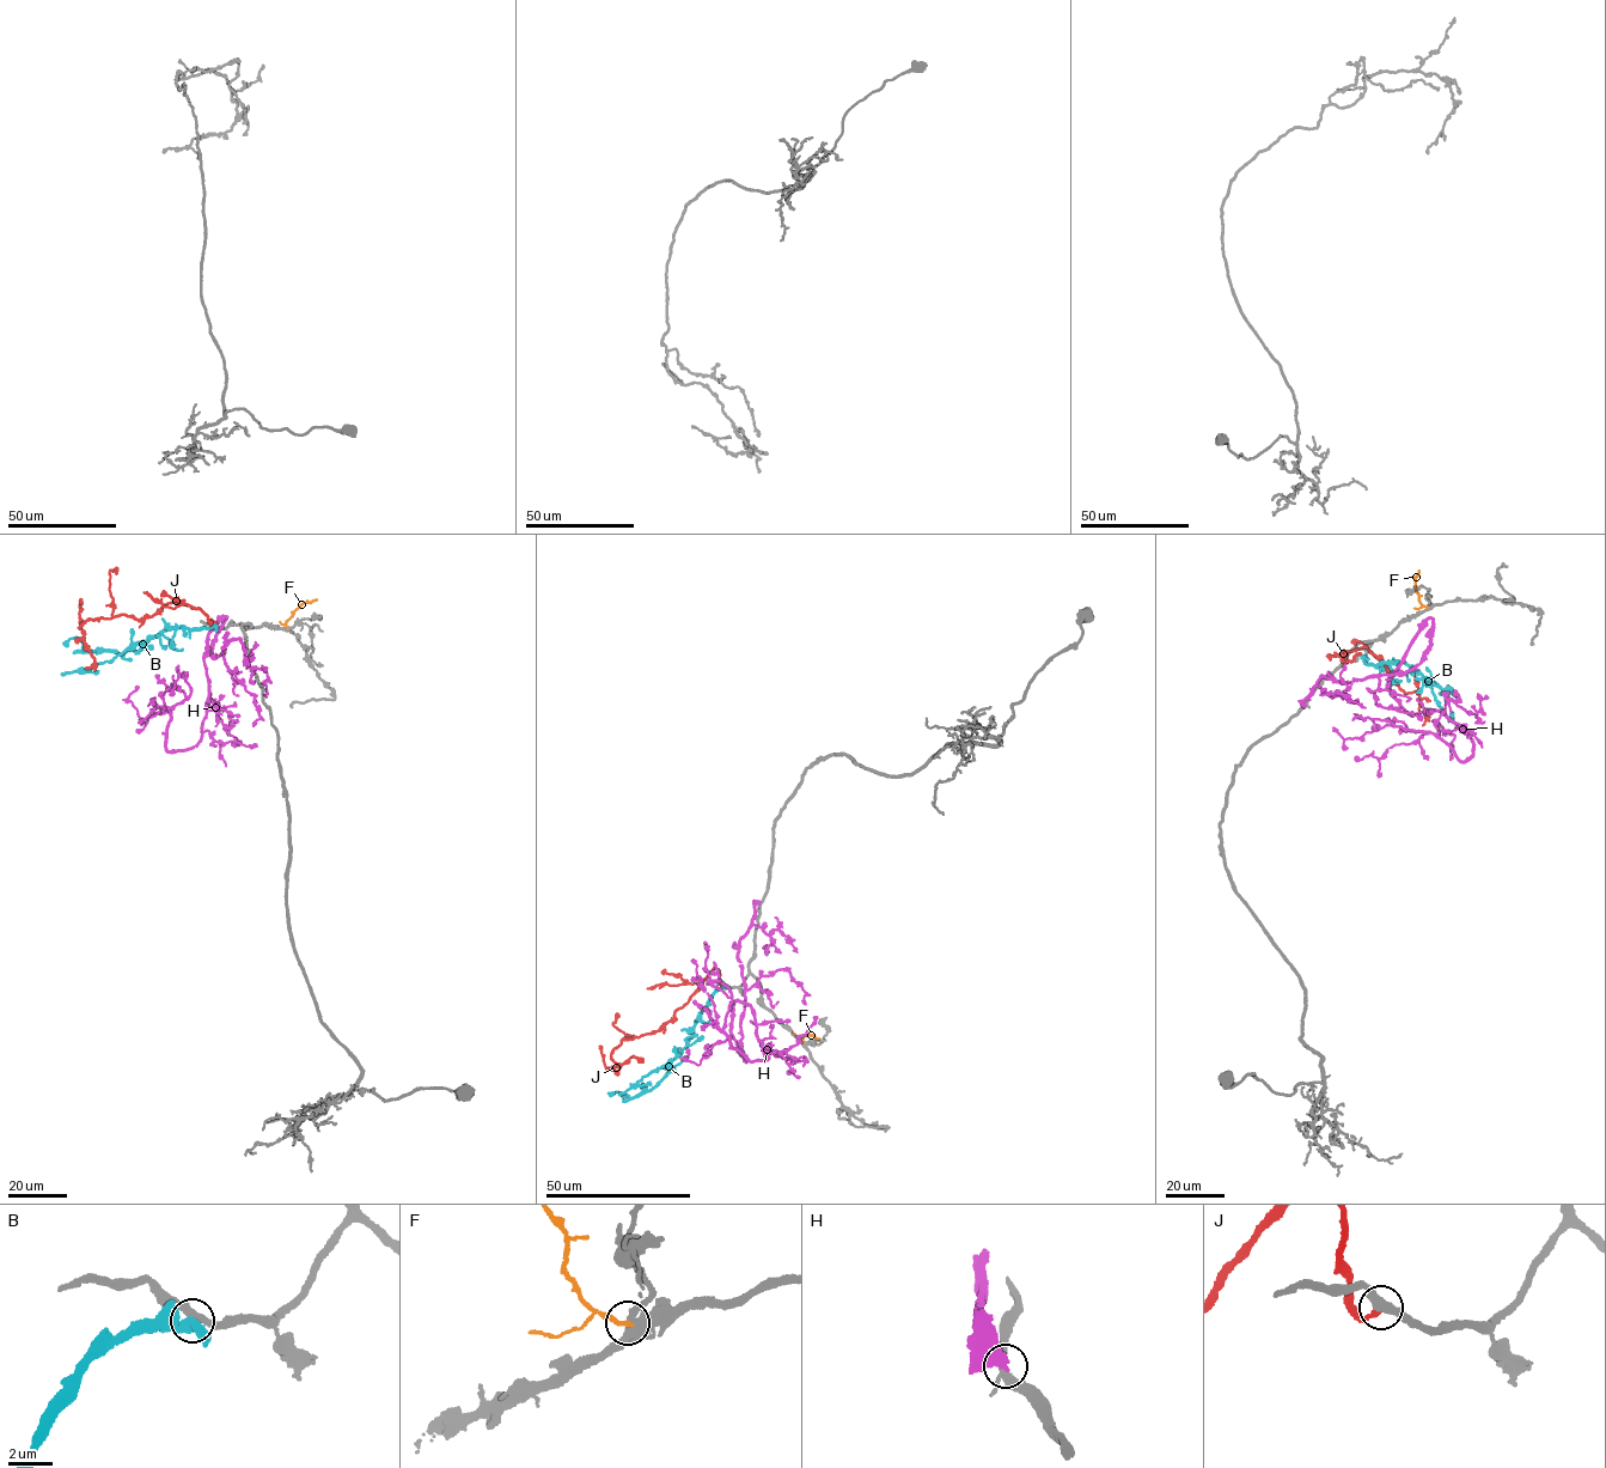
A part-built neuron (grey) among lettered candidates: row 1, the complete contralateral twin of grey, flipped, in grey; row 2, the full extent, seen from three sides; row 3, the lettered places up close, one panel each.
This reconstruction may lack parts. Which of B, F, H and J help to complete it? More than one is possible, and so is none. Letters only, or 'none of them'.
none of them

